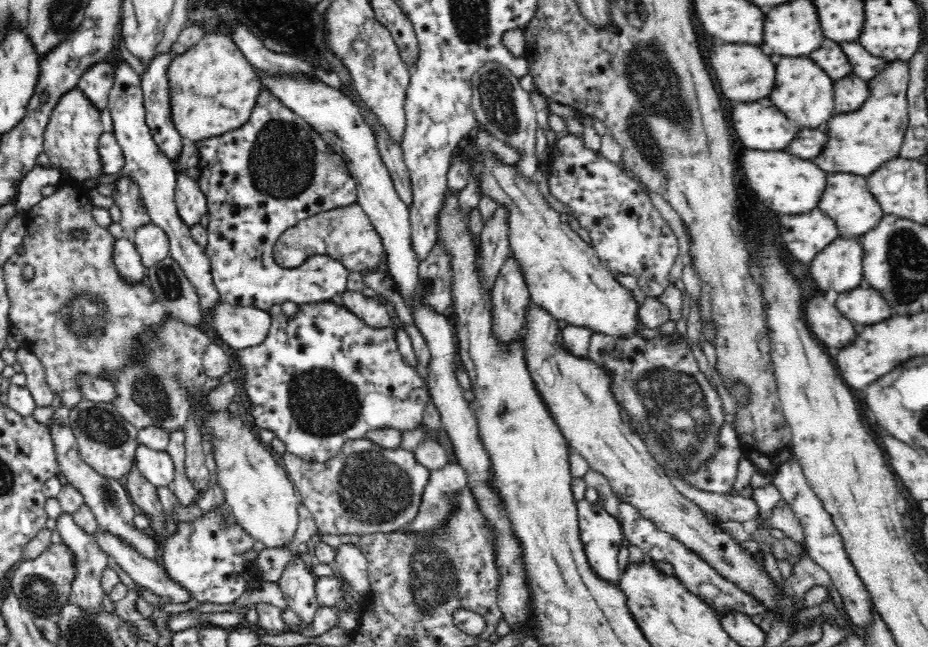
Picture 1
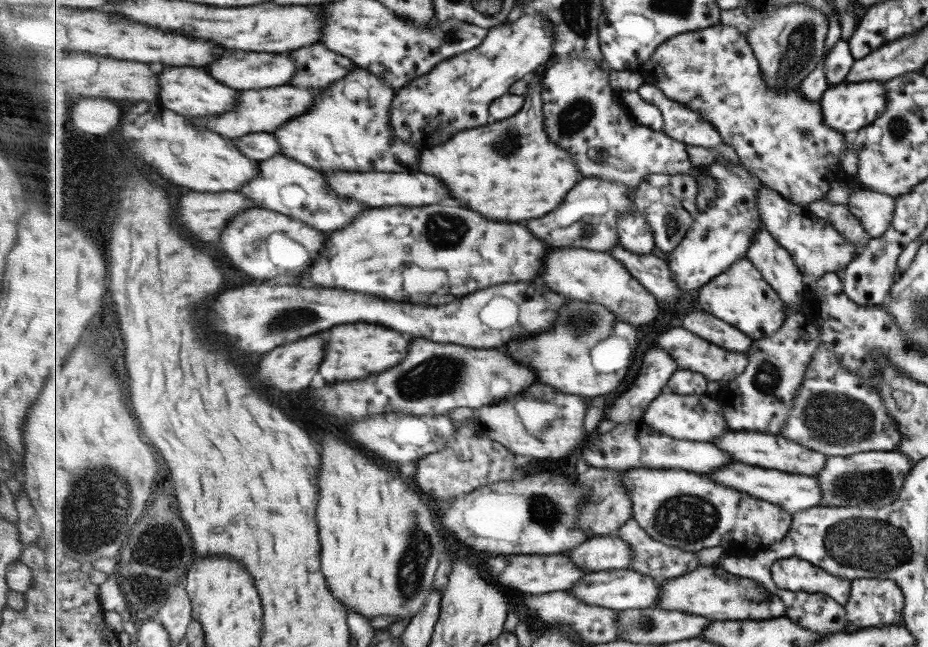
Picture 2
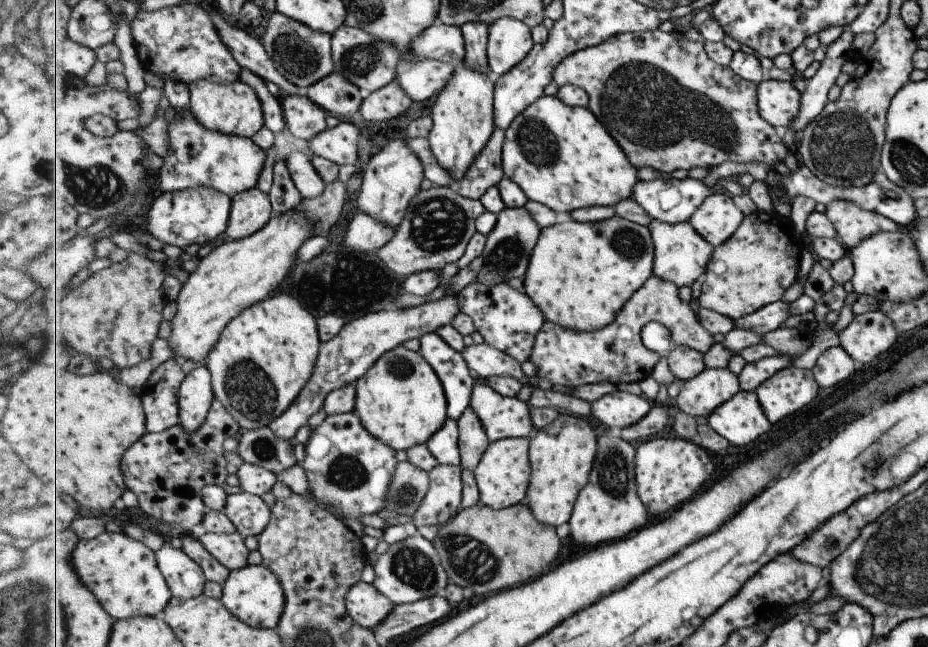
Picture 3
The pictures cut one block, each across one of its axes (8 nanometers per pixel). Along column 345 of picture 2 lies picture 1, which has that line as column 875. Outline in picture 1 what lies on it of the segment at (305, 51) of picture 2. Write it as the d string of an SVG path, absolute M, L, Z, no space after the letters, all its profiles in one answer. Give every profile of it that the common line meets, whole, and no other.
M844 42L840 46L844 48L844 54L851 62L853 74L862 80L872 80L889 65L885 58L874 56L864 48L863 44L858 42Z

